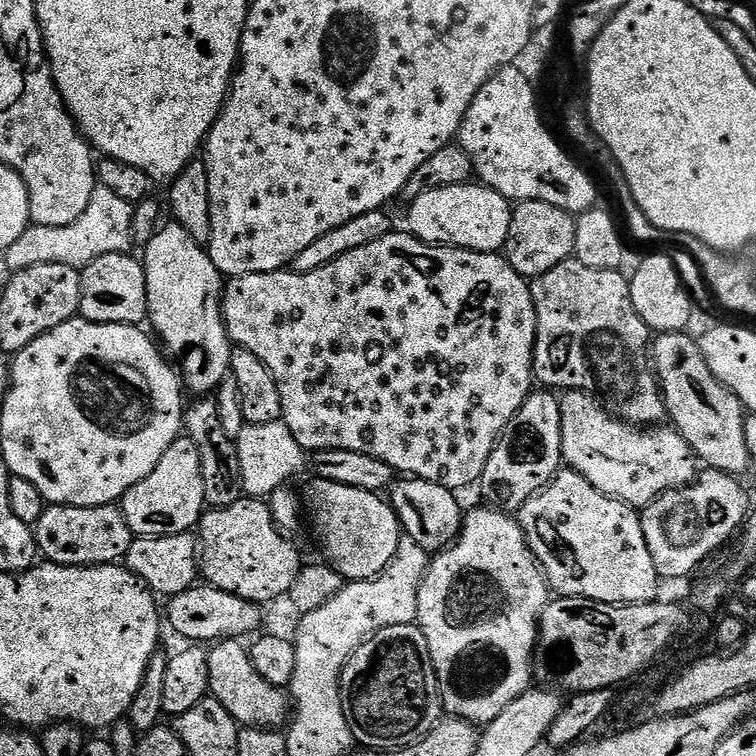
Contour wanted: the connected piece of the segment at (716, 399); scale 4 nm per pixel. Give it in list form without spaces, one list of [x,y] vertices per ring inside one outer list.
[[[687,331],[682,332],[661,332],[651,341],[650,344],[650,360],[654,365],[654,371],[660,382],[660,391],[664,394],[664,404],[666,407],[666,416],[670,421],[671,427],[677,430],[685,442],[689,444],[692,448],[693,453],[697,461],[701,465],[707,466],[713,472],[727,472],[730,476],[735,476],[737,478],[743,477],[743,472],[747,473],[749,471],[748,463],[750,462],[750,450],[746,444],[746,426],[744,425],[746,419],[746,409],[744,404],[737,398],[737,396],[731,392],[731,390],[720,381],[717,376],[710,370],[710,366],[706,362],[706,358],[702,354],[700,345],[698,343],[697,337],[694,335],[688,336]]]

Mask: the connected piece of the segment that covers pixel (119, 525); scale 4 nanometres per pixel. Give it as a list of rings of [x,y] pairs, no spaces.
[[[53,504],[45,507],[42,518],[38,518],[34,525],[34,531],[39,555],[45,561],[66,566],[94,566],[123,561],[134,539],[123,511],[116,504],[93,508]]]

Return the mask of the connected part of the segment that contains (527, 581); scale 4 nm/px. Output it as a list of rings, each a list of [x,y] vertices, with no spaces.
[[[483,506],[469,511],[464,518],[464,524],[460,527],[460,537],[453,542],[452,547],[445,548],[431,557],[426,574],[422,578],[422,586],[418,590],[418,614],[416,623],[419,624],[422,634],[426,634],[426,642],[430,650],[430,658],[434,670],[440,679],[440,693],[444,699],[444,710],[448,716],[461,716],[463,720],[469,720],[471,724],[485,726],[502,714],[506,706],[510,706],[530,688],[534,680],[532,658],[536,651],[536,634],[538,621],[544,607],[550,599],[548,580],[544,576],[544,569],[540,567],[540,561],[536,559],[532,548],[528,544],[528,538],[520,529],[520,521],[515,515],[502,512],[499,508]]]

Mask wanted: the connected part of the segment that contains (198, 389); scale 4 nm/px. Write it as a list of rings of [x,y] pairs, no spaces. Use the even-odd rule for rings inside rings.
[[[168,222],[161,226],[154,234],[154,238],[143,245],[142,263],[146,274],[146,298],[148,299],[148,320],[152,324],[151,331],[161,341],[168,343],[167,351],[180,359],[179,371],[182,373],[183,383],[197,397],[204,398],[215,393],[229,375],[232,366],[233,343],[228,338],[228,327],[224,325],[224,309],[222,297],[226,287],[220,272],[214,266],[207,251],[182,230],[182,226],[175,222]]]

